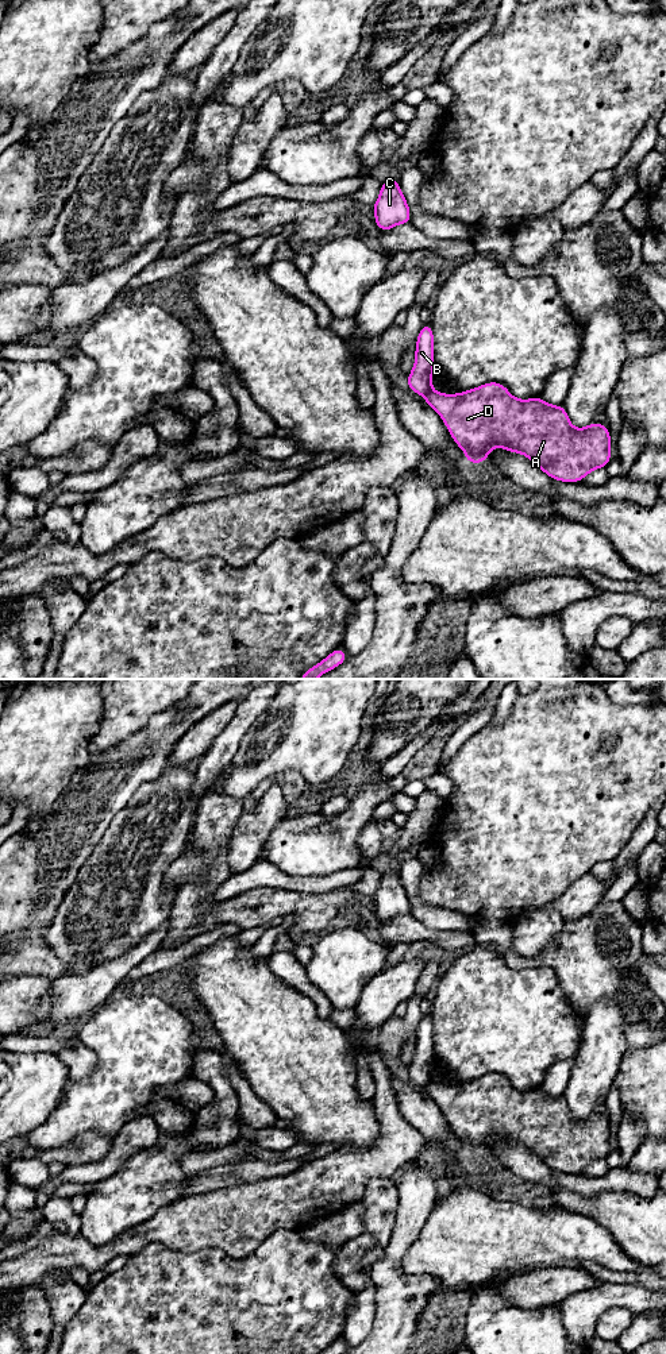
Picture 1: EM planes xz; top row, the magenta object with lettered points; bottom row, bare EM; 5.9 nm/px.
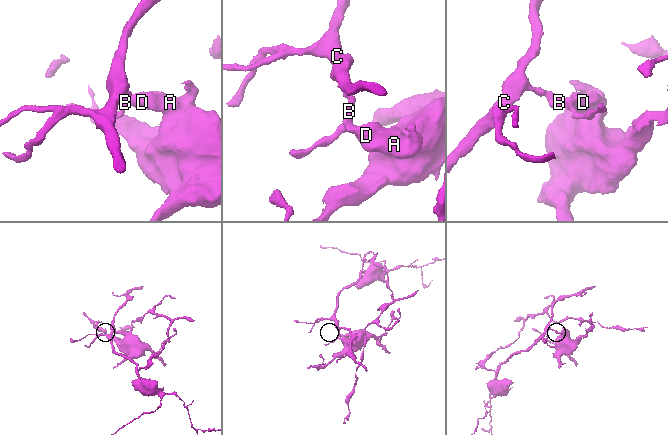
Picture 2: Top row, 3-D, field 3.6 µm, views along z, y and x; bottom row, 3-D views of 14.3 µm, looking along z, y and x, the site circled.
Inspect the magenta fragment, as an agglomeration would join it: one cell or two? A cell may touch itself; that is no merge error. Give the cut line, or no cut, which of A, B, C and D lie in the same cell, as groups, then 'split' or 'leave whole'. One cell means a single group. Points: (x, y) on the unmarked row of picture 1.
xz (431, 1080), (423, 1087) | A D / B C | split

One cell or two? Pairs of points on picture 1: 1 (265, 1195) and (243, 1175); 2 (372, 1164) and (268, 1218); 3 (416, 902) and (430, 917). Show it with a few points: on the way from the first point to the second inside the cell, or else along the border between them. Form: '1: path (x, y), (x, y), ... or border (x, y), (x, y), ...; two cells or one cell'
1: border (281, 1173), (219, 1189); two cells
2: path (346, 1172), (338, 1180), (293, 1202); one cell
3: path (419, 906), (426, 913); one cell

